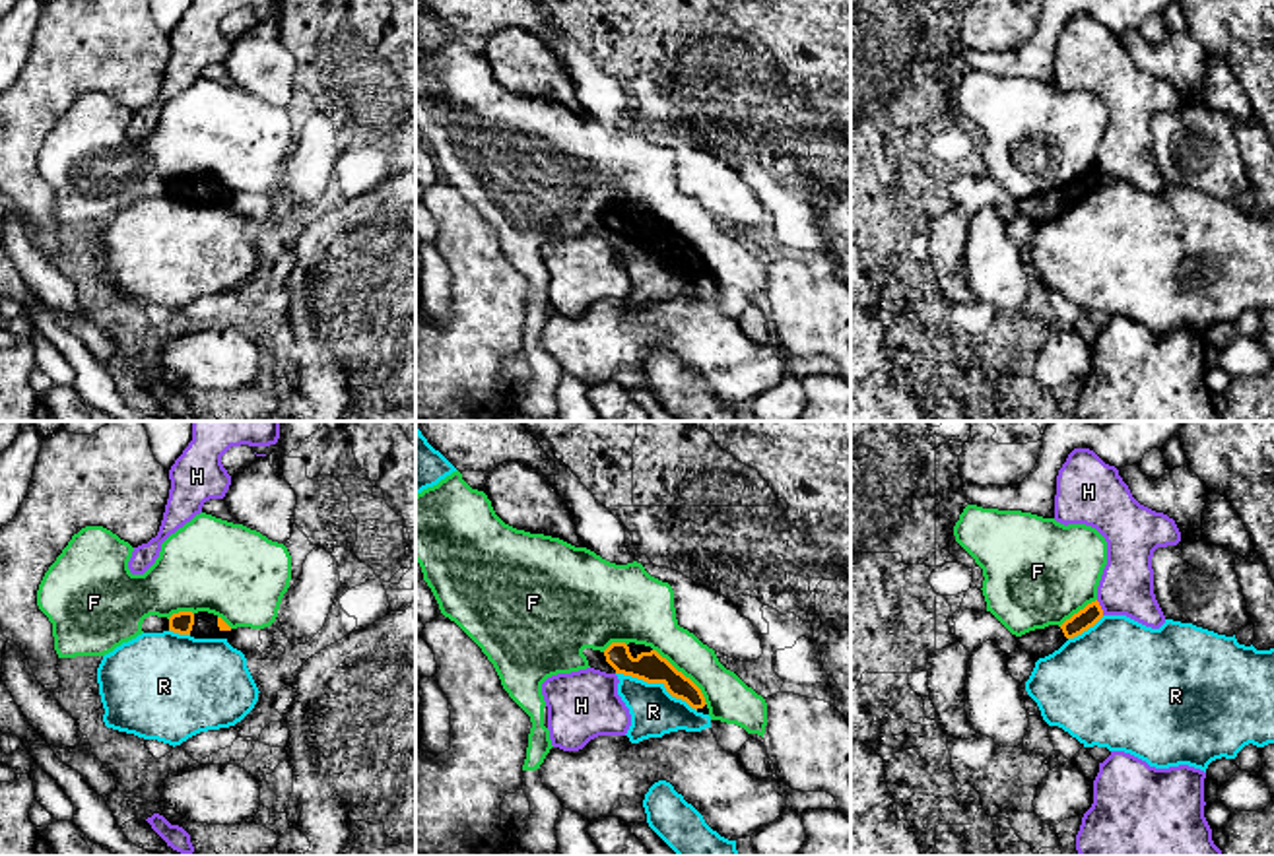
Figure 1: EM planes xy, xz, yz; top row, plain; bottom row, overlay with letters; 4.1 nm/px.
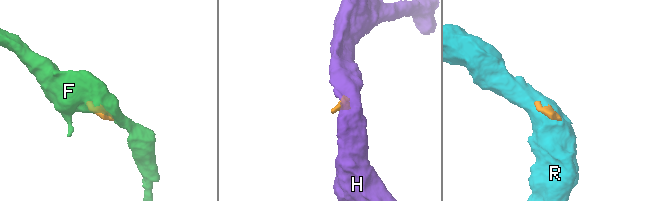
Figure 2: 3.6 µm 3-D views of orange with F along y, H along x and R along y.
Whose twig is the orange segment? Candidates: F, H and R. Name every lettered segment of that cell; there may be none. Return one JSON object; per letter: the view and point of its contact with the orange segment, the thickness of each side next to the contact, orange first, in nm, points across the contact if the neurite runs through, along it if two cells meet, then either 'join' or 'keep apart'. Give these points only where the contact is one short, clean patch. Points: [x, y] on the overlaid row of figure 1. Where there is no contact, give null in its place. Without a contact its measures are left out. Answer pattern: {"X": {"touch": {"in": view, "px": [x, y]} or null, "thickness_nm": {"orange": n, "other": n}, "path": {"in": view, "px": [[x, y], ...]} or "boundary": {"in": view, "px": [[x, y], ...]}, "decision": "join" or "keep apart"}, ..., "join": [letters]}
{"F": {"touch": {"in": "xz", "px": [682, 674]}, "thickness_nm": {"orange": 130, "other": 190}, "decision": "keep apart"}, "H": {"touch": {"in": "yz", "px": [1100, 608]}, "thickness_nm": {"orange": 90, "other": 220}, "boundary": {"in": "yz", "px": [[1096, 600], [1104, 614]]}, "decision": "keep apart"}, "R": {"touch": {"in": "xz", "px": [657, 682]}, "thickness_nm": {"orange": 130, "other": 190}, "decision": "keep apart"}, "join": []}

